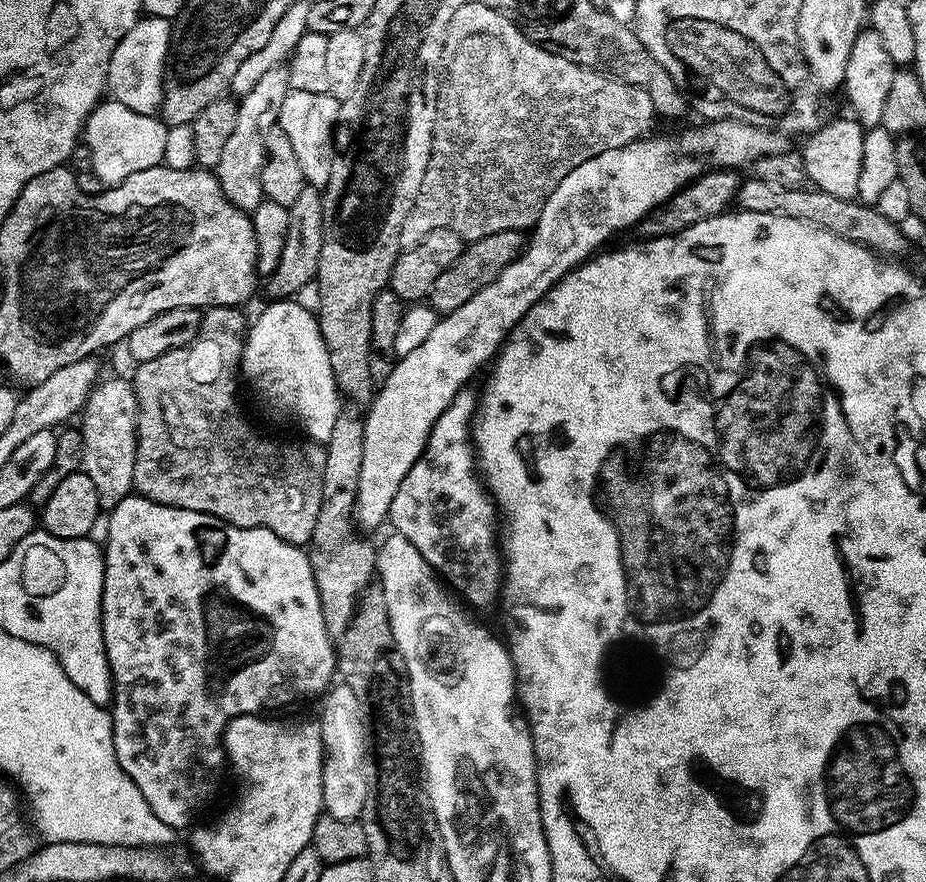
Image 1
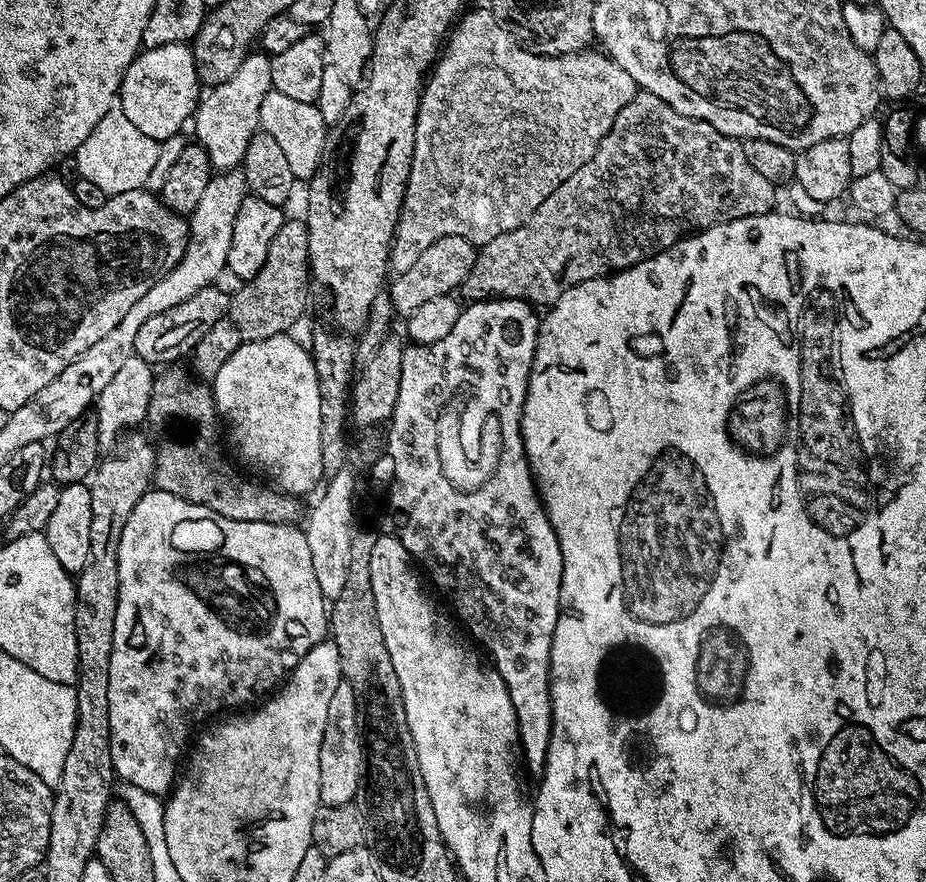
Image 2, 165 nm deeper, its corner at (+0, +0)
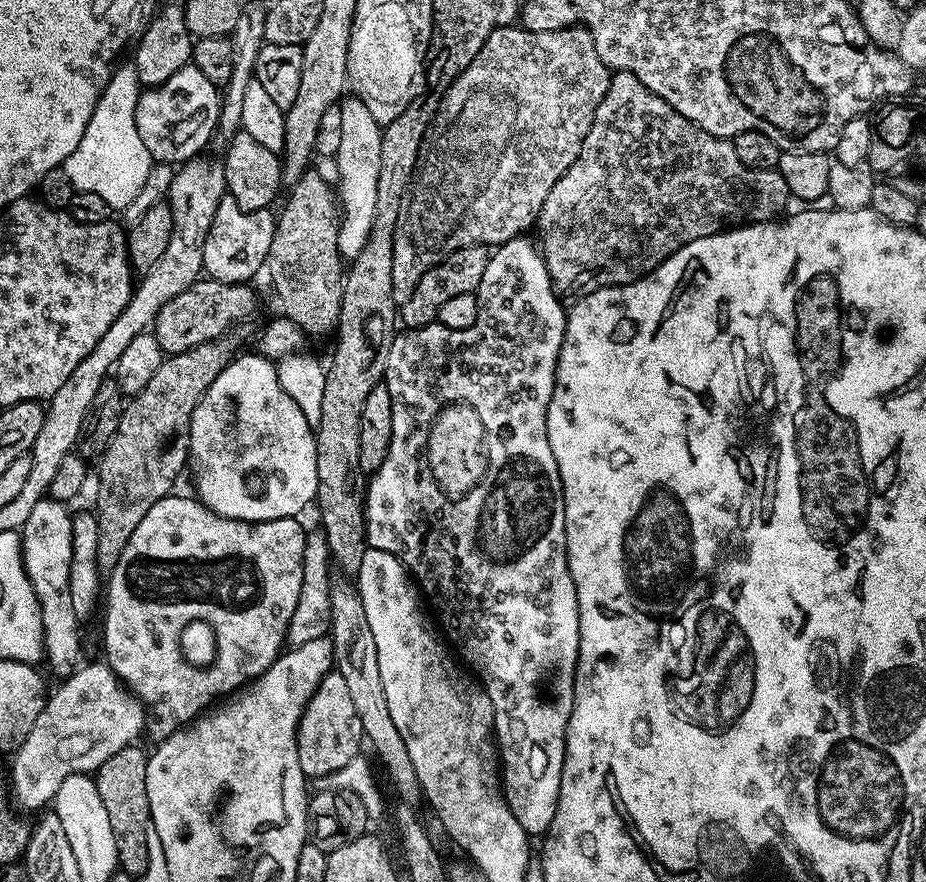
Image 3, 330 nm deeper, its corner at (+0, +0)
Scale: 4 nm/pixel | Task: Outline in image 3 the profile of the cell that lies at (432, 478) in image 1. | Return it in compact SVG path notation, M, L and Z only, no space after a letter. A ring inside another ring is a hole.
M519 236L510 239L489 255L486 271L482 273L482 282L475 290L477 318L469 328L450 329L437 322L427 324L424 328L397 331L396 337L392 339L390 358L386 358L382 382L390 390L390 402L394 406L394 430L386 462L382 462L382 466L366 484L364 521L368 531L368 546L386 550L386 554L394 554L403 562L421 593L427 599L428 596L432 599L432 604L440 615L439 627L443 635L450 641L459 659L475 673L479 683L484 685L484 691L488 693L492 703L492 727L494 743L498 749L498 764L502 769L504 800L510 806L510 814L518 818L518 826L522 826L522 830L528 833L529 837L540 838L547 833L550 822L554 822L558 790L562 782L564 743L568 737L568 723L574 706L576 663L580 661L580 619L574 578L568 569L564 487L558 474L558 462L554 462L554 450L550 450L549 434L546 432L546 414L553 396L553 386L556 385L557 356L564 341L567 309L565 305L562 306L552 287L544 256L539 252L539 247L528 238ZM472 408L496 408L496 440Z

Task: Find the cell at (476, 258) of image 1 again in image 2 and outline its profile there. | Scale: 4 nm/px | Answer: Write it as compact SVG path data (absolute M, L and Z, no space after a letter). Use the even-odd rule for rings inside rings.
M640 90L637 91L635 98L626 102L626 106L622 106L622 110L618 110L618 118L614 118L614 126L606 134L606 138L602 138L602 142L598 146L598 150L594 150L594 158L590 158L590 162L586 162L578 170L574 170L574 174L570 174L570 178L566 178L566 182L562 182L562 186L558 186L558 190L554 190L554 194L550 194L550 198L546 198L546 202L542 206L538 206L538 210L534 210L534 214L530 214L530 218L526 218L526 222L522 222L522 226L518 226L506 234L498 234L498 238L490 238L490 242L479 245L474 258L474 266L470 266L470 274L466 274L458 292L468 302L510 297L527 301L532 306L538 306L538 304L551 306L554 302L558 302L558 298L562 298L562 294L566 294L566 290L587 280L606 276L609 273L621 272L623 268L629 268L638 262L649 260L651 256L665 252L686 236L703 232L705 228L713 228L719 224L729 224L731 220L761 216L773 211L777 207L776 193L778 193L776 185L762 178L750 166L750 163L746 162L743 146L737 137L727 136L714 130L714 126L710 126L710 122L702 122L690 118L686 114L678 114L678 110L674 110L669 104L662 102L662 98Z

